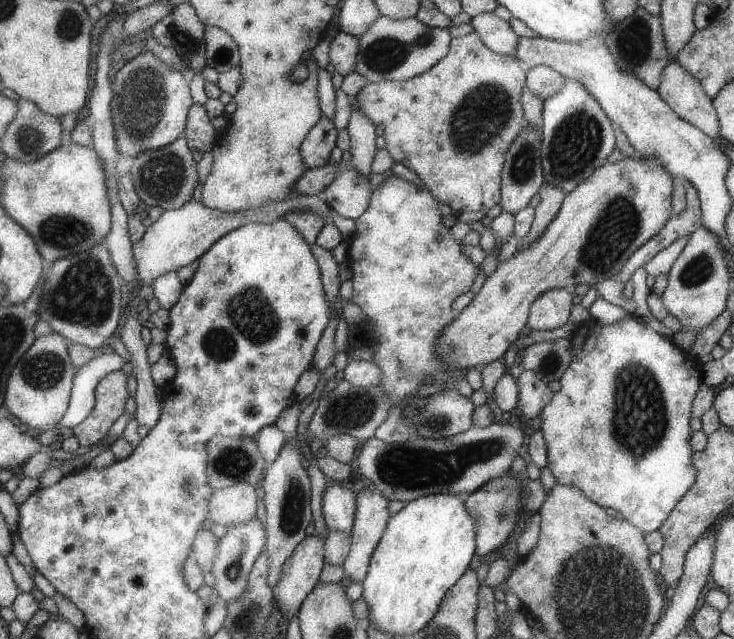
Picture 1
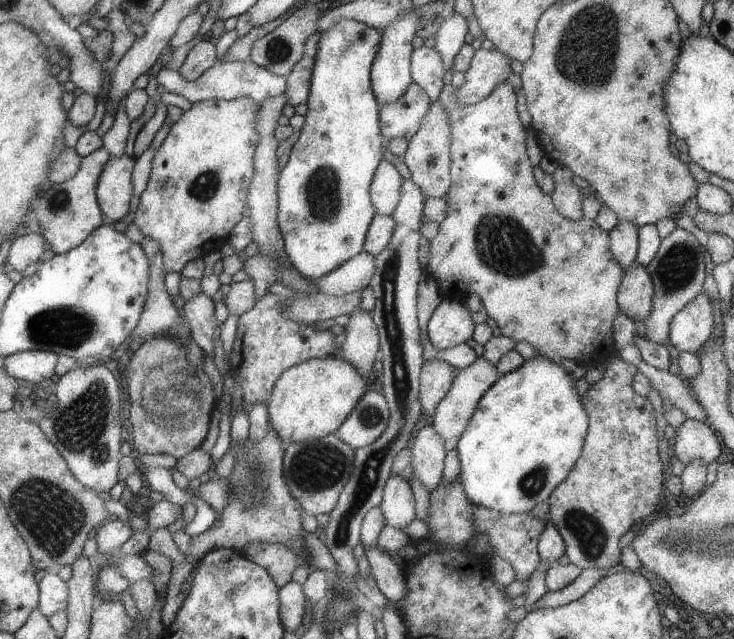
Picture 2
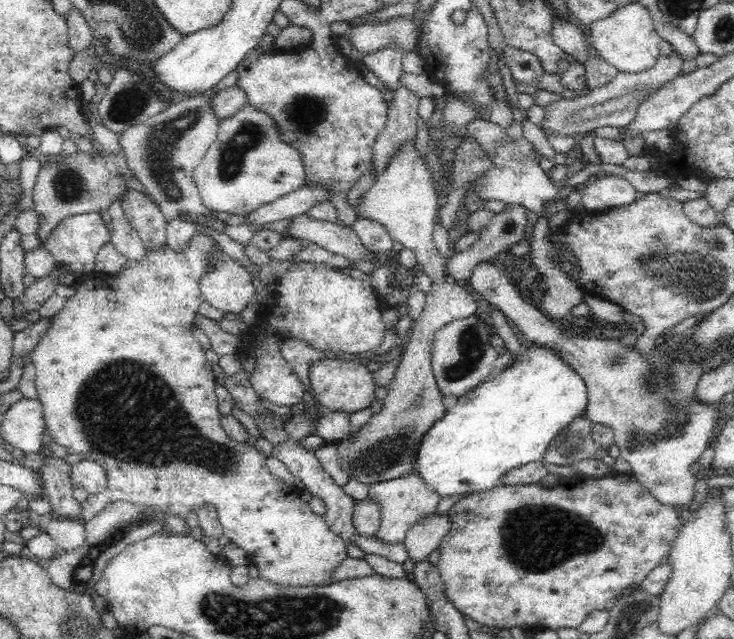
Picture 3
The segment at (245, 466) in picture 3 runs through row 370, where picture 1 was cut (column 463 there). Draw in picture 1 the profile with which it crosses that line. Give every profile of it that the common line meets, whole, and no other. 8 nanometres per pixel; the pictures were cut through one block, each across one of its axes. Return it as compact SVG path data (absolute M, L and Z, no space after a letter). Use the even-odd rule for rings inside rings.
M471 31L452 37L448 51L425 72L404 81L367 83L353 97L354 108L374 126L383 126L384 148L389 156L414 171L437 202L446 203L456 214L470 210L492 214L499 202L499 172L506 151L527 126L521 94L528 69L516 57L488 49Z

